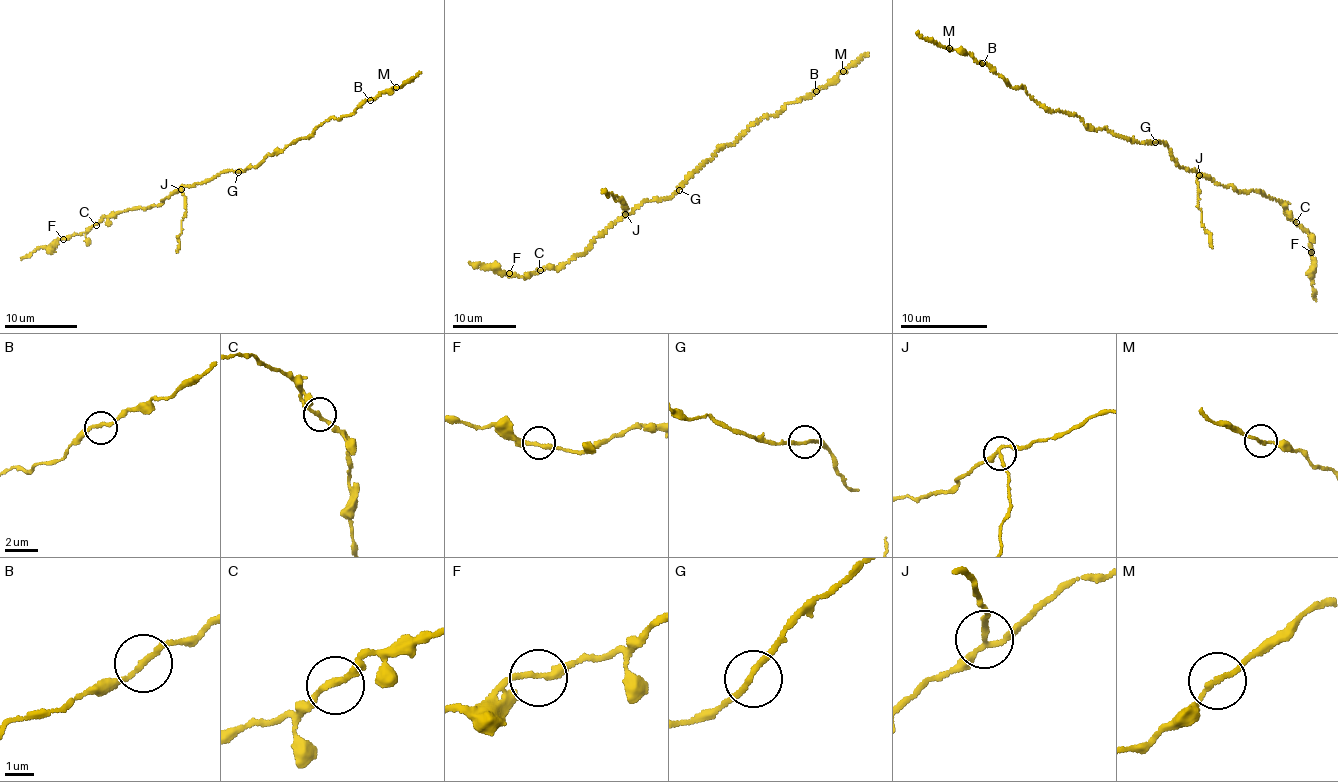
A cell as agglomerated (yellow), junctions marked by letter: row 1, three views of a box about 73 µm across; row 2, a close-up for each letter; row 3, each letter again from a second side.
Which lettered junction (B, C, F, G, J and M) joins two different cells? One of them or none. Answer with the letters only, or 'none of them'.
J

